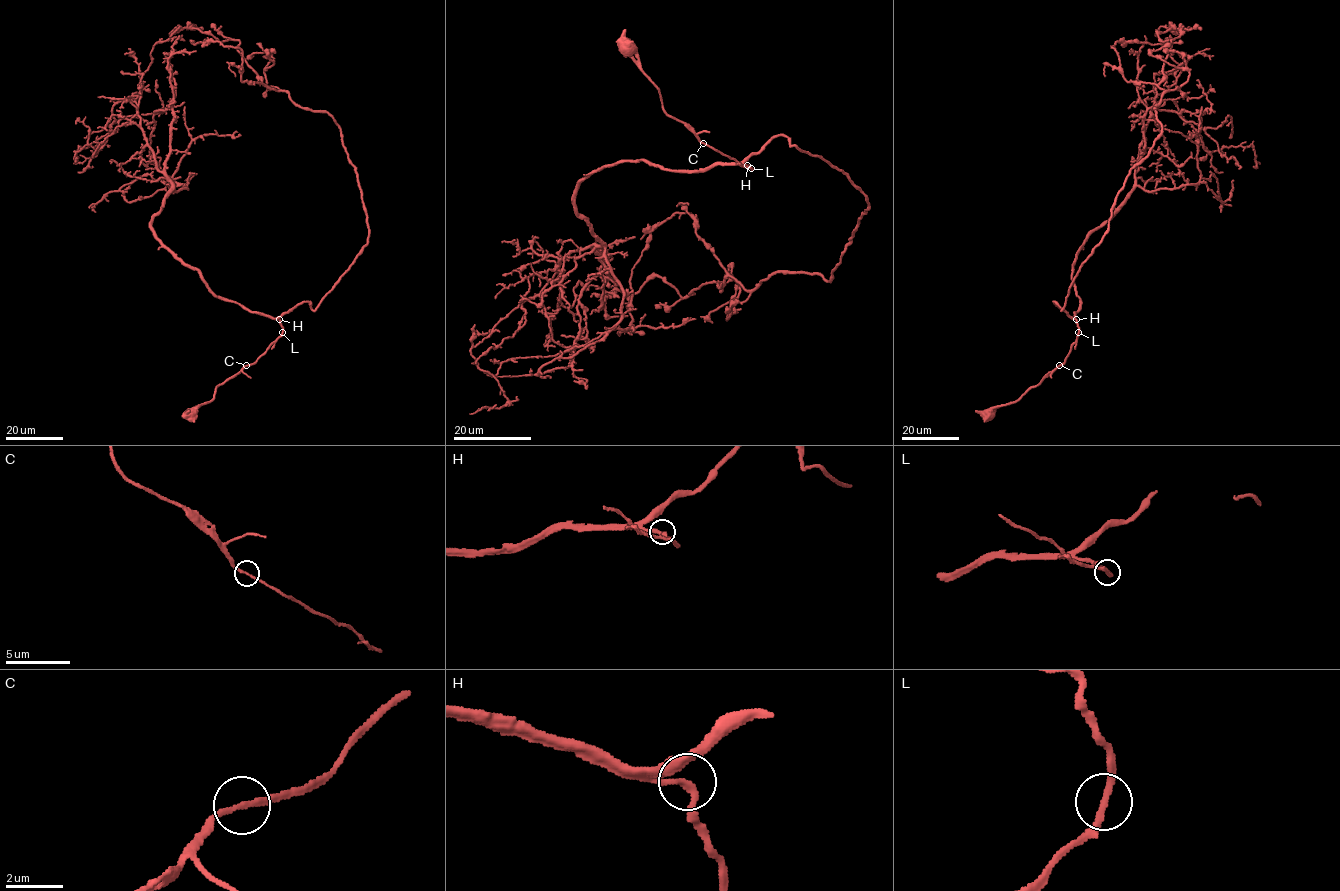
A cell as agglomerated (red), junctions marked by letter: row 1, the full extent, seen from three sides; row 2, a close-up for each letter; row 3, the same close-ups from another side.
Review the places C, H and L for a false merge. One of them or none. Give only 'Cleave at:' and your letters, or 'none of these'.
Cleave at: none of these

